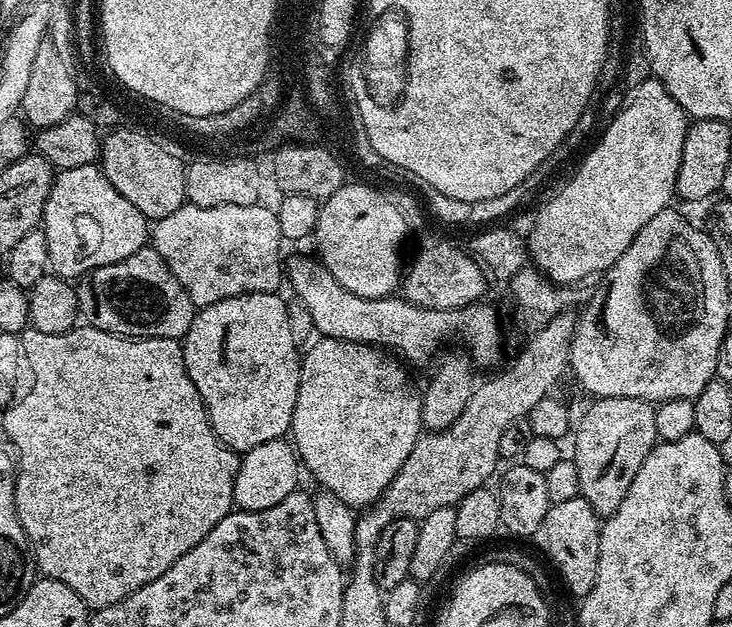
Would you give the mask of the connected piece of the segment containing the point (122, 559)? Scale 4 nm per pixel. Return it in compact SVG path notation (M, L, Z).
M29 326L19 333L19 338L22 346L26 346L26 358L30 358L30 366L34 369L34 386L30 394L26 394L26 398L8 405L2 412L4 432L12 439L11 447L18 453L18 522L22 522L22 530L26 530L26 538L32 547L37 569L47 579L70 586L70 590L74 590L74 594L78 594L78 598L82 598L89 609L105 608L126 599L134 594L134 590L166 574L166 570L170 570L170 566L174 566L174 562L178 562L182 554L198 546L198 542L202 542L202 538L206 538L206 534L210 534L210 530L214 530L214 526L218 526L218 522L222 522L222 518L233 511L232 487L240 469L240 456L214 434L202 398L194 382L190 382L180 340L157 336L118 336L115 332L98 330L91 326L77 326L66 334L42 334Z

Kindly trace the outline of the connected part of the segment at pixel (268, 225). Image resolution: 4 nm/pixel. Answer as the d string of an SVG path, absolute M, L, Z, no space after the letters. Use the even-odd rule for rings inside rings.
M185 202L178 210L174 210L174 214L166 214L166 218L151 225L151 247L164 259L174 278L182 282L186 294L190 294L190 302L197 309L242 294L276 292L279 289L280 280L282 284L282 237L275 211L262 205L257 202L250 206L194 206Z

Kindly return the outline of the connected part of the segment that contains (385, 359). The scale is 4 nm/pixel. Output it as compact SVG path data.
M329 336L316 338L308 352L306 348L303 353L290 440L303 471L305 468L320 483L323 491L334 494L353 510L363 510L379 500L386 486L390 486L394 480L394 474L398 474L402 462L410 458L410 450L414 450L414 442L418 442L422 434L422 396L418 388L412 385L403 366L395 355L379 347Z

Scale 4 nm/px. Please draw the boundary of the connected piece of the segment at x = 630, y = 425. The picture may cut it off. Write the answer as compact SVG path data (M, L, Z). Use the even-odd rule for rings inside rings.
M605 396L592 402L585 410L580 425L575 425L576 445L573 446L570 456L578 466L580 495L586 498L586 502L590 502L597 516L607 518L614 514L614 510L622 504L622 498L626 498L626 490L630 490L630 482L634 482L634 474L638 474L642 462L646 462L652 449L656 447L658 437L654 426L655 417L656 409L647 400Z

